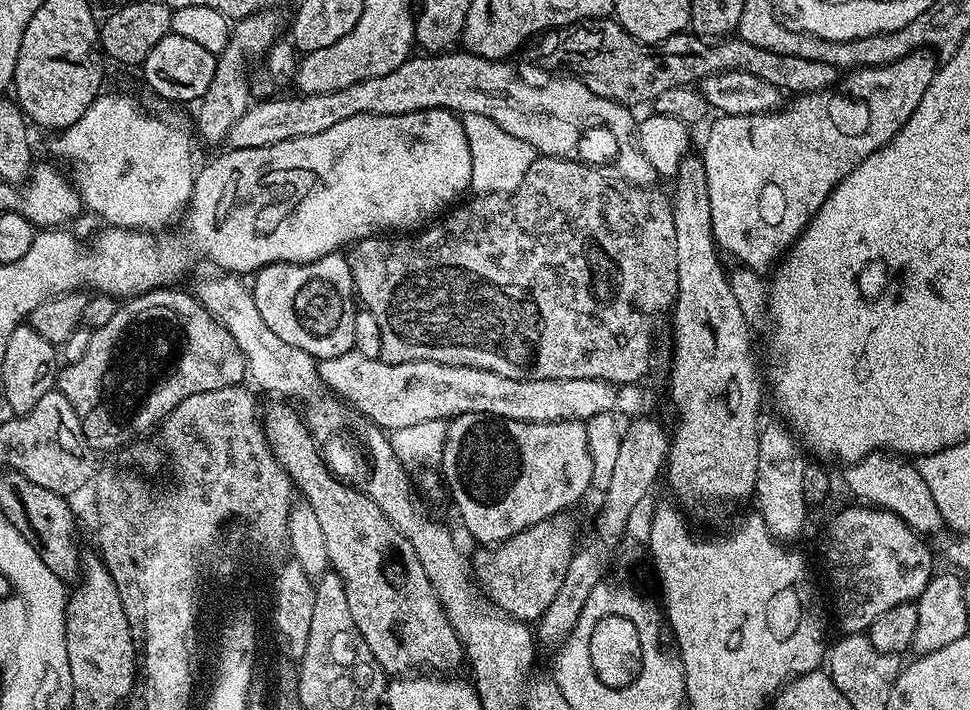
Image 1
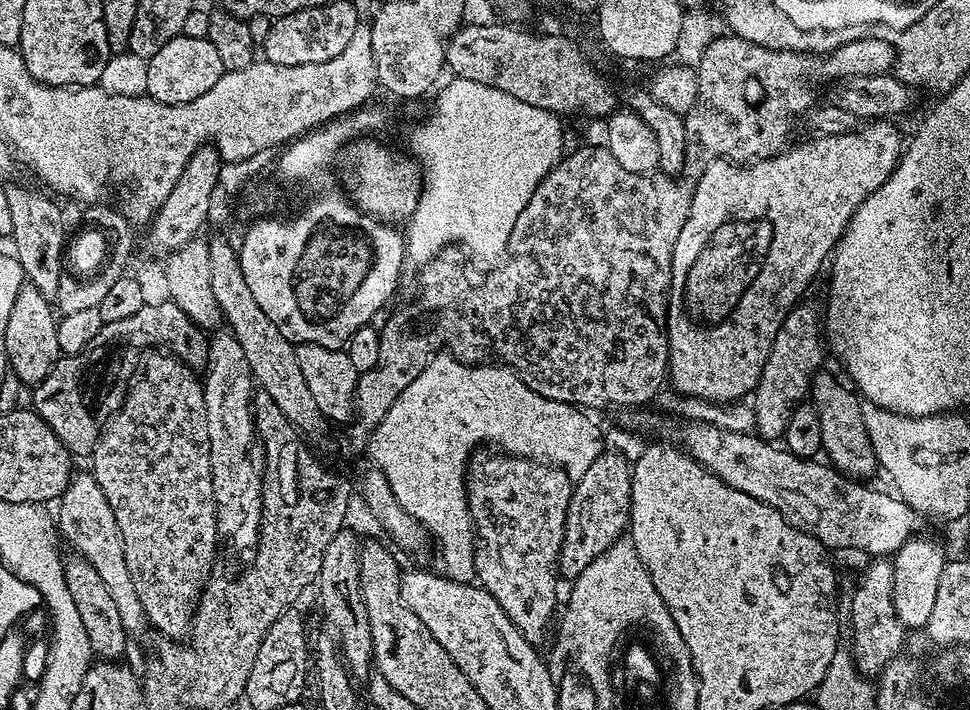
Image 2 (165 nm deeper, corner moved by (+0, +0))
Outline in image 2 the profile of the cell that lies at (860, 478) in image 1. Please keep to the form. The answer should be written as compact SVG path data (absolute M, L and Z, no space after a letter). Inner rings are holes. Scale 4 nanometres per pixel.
M822 368L813 373L812 381L809 384L809 401L818 414L822 431L822 450L829 463L837 471L848 476L859 476L858 474L868 473L876 458L869 445L861 448L858 453L856 446L856 432L864 432L864 420L860 416L861 401L859 397L849 388L844 388L830 373Z

